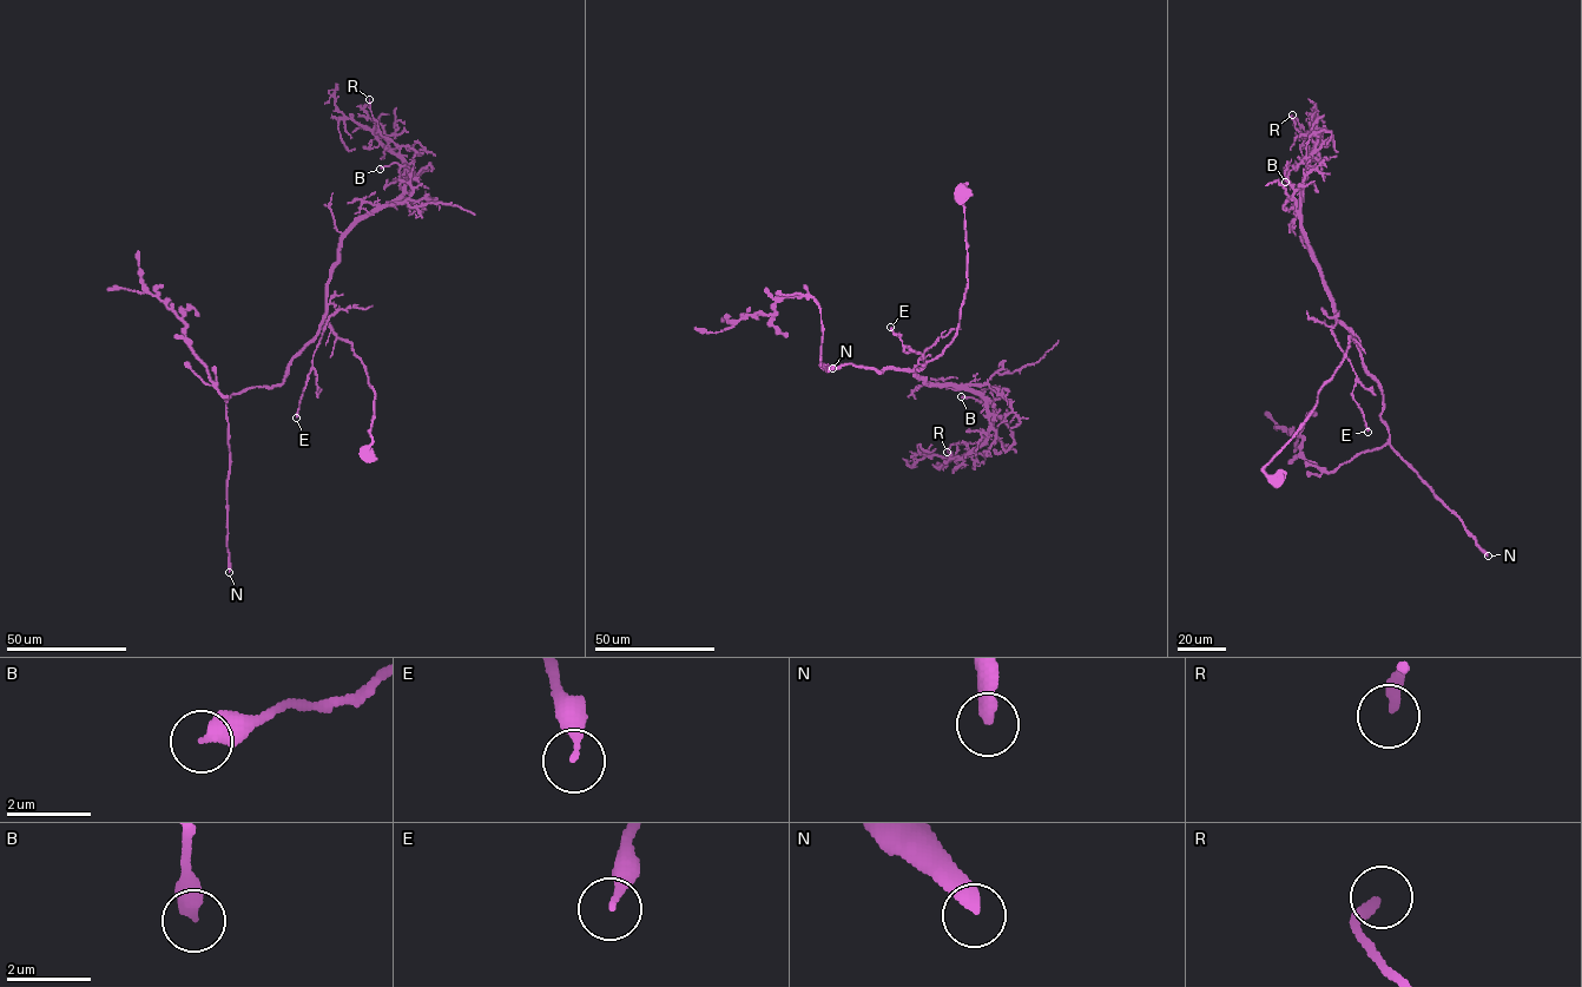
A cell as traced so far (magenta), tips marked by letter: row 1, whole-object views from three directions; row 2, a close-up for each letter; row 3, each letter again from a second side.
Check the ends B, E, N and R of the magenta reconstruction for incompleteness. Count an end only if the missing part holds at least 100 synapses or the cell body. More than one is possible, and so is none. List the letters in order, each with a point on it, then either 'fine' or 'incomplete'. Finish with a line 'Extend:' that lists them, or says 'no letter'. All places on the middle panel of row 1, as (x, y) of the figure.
B: at (961, 396); fine
E: at (890, 327); fine
N: at (832, 368); incomplete
R: at (947, 452); fine
Extend: N

